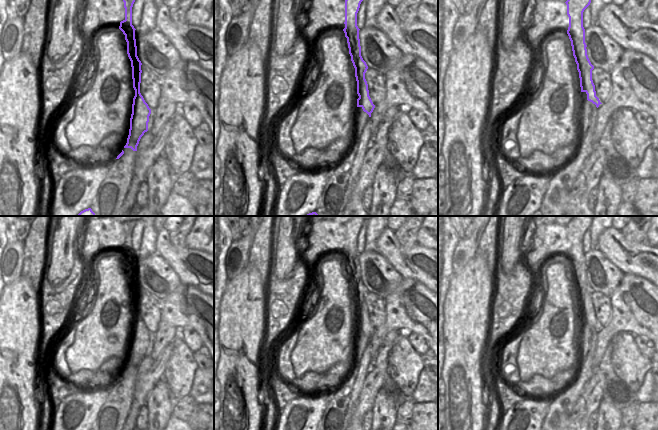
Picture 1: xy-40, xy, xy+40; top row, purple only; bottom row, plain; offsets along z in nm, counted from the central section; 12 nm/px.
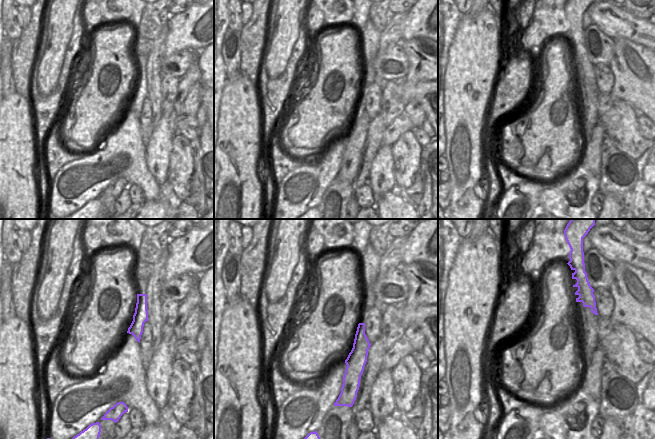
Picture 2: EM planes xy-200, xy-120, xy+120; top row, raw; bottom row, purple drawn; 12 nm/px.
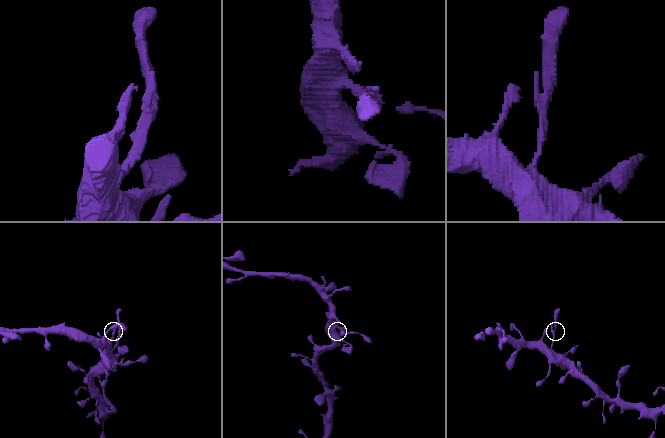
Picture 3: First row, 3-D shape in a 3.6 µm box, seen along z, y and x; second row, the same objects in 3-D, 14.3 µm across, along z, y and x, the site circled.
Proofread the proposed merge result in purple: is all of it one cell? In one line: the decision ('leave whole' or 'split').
split

